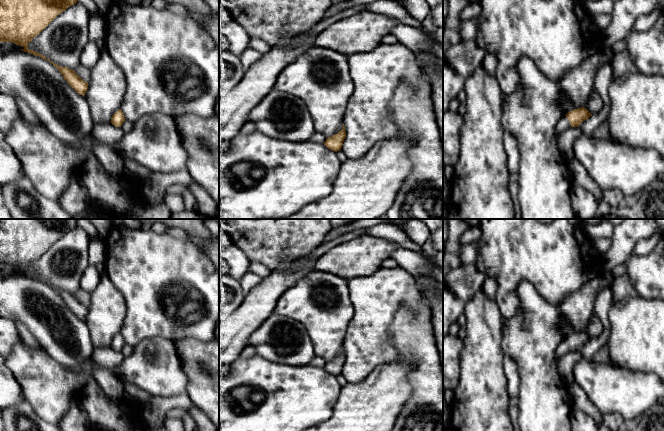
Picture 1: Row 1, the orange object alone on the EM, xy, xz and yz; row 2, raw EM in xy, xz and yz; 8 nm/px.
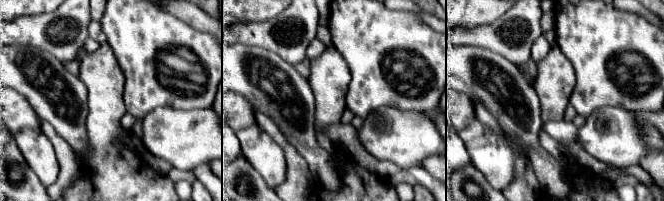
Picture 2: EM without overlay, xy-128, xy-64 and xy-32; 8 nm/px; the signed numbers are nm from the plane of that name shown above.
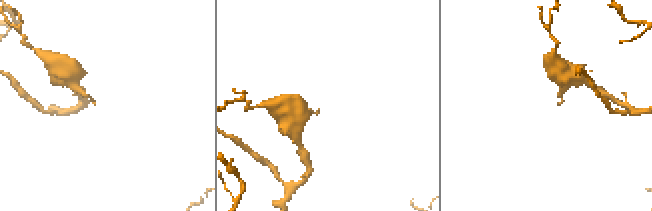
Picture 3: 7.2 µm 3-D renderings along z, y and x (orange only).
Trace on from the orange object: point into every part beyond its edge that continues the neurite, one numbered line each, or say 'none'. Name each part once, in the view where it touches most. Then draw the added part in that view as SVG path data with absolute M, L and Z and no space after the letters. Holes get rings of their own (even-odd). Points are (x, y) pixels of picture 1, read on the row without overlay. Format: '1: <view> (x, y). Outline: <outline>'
1: yz (563, 348). Outline: M566 340L562 341L560 345L556 349L556 356L560 358L561 356L565 355L571 351L571 348Z

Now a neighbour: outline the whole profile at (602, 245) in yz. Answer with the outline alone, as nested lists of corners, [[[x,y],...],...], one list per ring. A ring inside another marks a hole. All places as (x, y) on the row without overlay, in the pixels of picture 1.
[[[597,238],[597,239],[592,239],[593,244],[595,245],[596,249],[601,253],[604,254],[606,253],[610,247],[611,247],[611,239],[606,239],[606,238]]]

